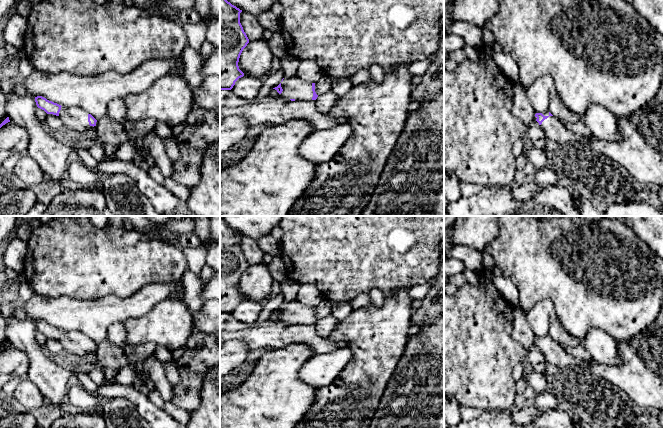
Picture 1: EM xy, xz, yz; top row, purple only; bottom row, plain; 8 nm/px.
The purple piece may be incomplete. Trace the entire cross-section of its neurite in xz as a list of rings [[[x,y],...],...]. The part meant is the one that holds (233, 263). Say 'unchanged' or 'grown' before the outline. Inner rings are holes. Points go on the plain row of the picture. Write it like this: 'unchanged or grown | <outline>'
unchanged | [[[220,216],[220,314],[231,314],[235,306],[244,300],[238,286],[249,263],[240,247],[242,234],[228,226]]]

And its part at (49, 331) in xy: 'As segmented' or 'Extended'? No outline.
Extended

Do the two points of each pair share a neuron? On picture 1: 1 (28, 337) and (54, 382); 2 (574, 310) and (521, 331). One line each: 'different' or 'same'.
1: same
2: different

